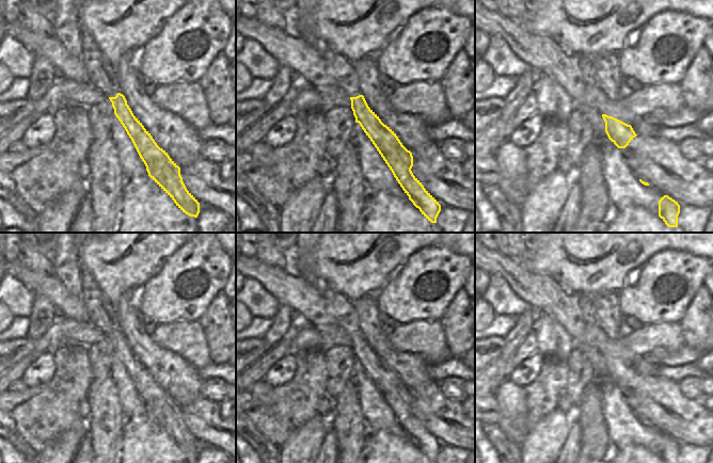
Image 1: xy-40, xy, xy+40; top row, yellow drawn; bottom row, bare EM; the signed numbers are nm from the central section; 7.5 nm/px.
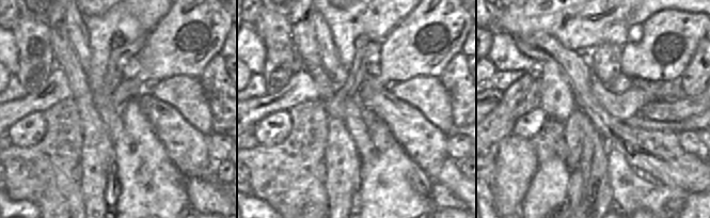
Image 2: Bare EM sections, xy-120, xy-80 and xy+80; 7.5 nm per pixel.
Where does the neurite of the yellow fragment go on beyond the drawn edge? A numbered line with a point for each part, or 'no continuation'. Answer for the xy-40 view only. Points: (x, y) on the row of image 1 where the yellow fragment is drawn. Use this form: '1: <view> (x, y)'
1: xy-40 (103, 76)

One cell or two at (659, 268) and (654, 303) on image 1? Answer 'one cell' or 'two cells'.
one cell

